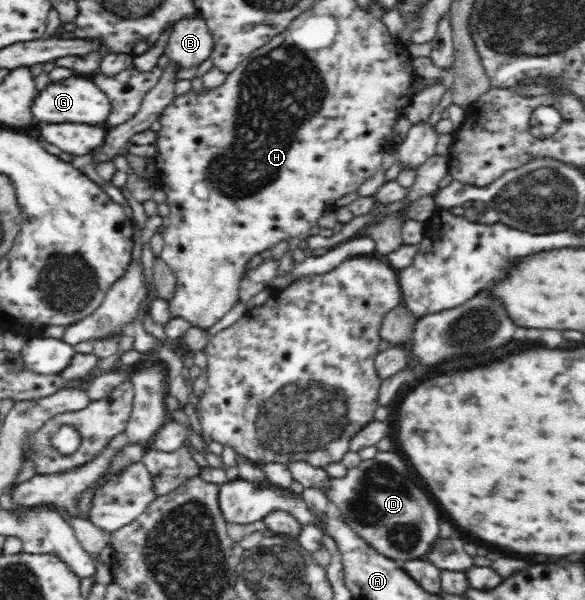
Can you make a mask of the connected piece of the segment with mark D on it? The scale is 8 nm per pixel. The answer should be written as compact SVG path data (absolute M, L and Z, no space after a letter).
M378 451L373 459L362 460L356 467L347 469L346 475L344 475L342 479L339 477L328 477L328 489L326 490L328 500L338 507L343 517L343 521L345 521L356 532L356 534L364 539L364 541L368 542L376 551L378 551L378 553L381 553L397 562L410 561L410 559L426 559L425 556L430 553L430 549L432 549L432 546L436 543L436 539L439 538L440 527L438 527L438 509L434 507L432 499L430 499L430 497L428 497L428 495L426 495L426 493L424 493L424 491L412 481L412 475L410 475L410 471L408 471L404 459L402 459L400 455L396 455L396 453L390 453L390 451Z

